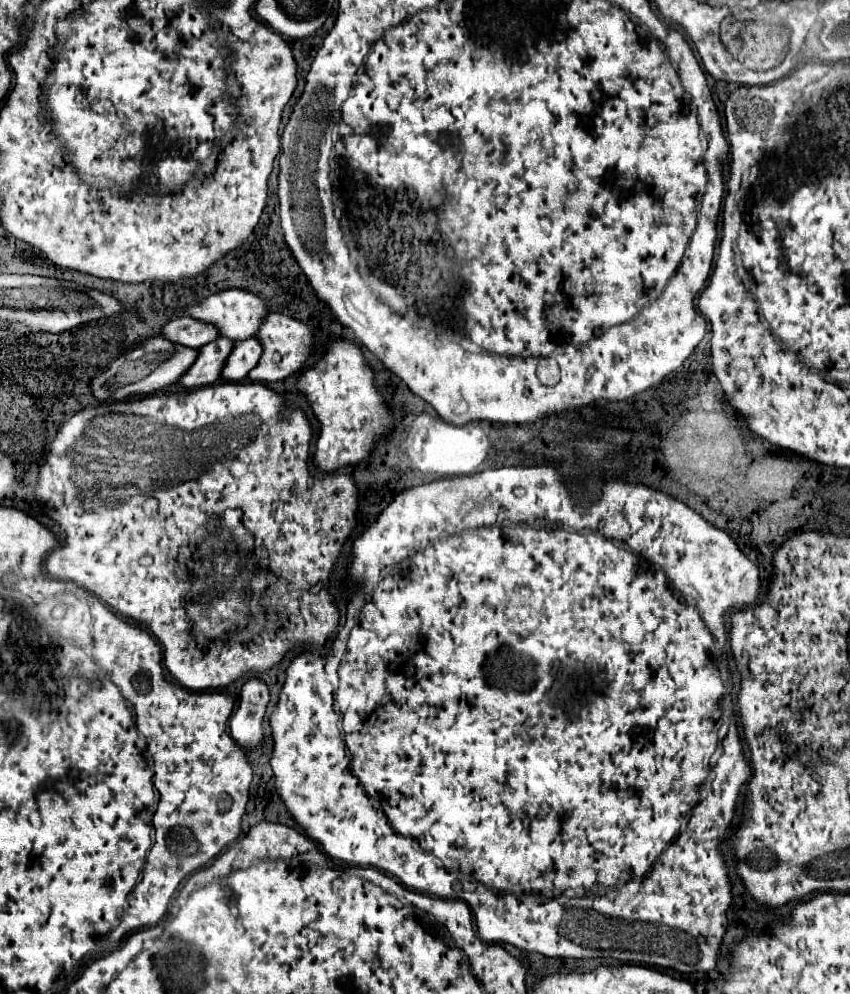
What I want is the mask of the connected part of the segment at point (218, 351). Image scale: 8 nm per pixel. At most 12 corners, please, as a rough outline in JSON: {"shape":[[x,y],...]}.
{"shape":[[226,337],[200,347],[180,385],[188,389],[220,381],[232,353]]}

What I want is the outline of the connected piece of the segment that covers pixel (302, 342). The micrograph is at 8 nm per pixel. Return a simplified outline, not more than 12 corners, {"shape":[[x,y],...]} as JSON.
{"shape":[[270,313],[256,337],[264,347],[252,381],[298,373],[314,355],[314,329]]}

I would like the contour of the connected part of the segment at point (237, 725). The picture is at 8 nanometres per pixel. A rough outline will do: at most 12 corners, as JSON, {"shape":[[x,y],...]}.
{"shape":[[264,681],[244,683],[230,735],[246,751],[264,743],[270,695]]}

